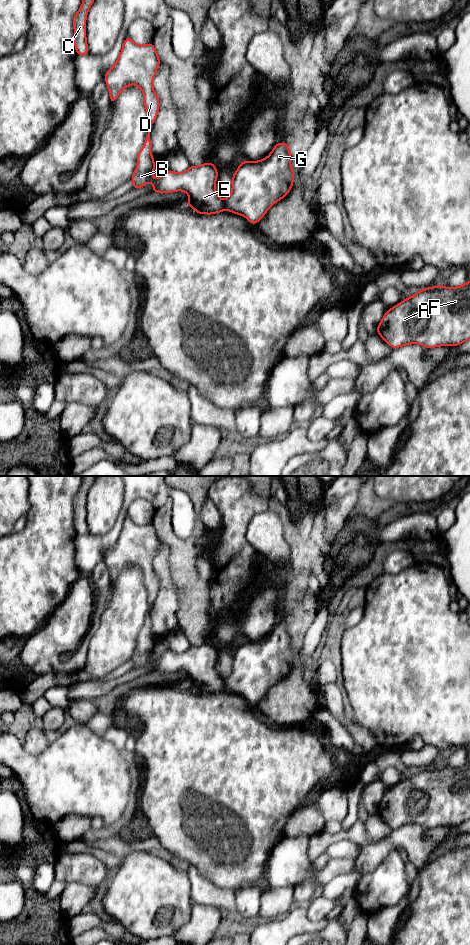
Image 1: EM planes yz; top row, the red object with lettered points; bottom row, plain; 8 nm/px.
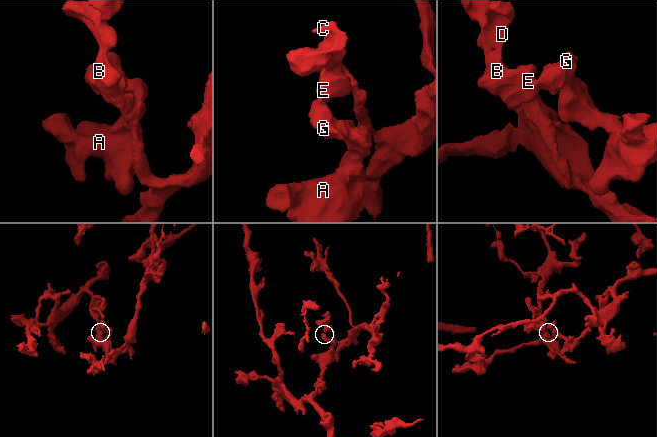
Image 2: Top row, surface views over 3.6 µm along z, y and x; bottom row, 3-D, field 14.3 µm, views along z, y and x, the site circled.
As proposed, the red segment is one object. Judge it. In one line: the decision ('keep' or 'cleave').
cleave

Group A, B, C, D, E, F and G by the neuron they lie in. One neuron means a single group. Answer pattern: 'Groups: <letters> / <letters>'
Groups: A F G / B C D E

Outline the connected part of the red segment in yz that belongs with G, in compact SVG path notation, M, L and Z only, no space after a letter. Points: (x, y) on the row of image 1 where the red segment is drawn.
M279 142L265 159L243 161L239 165L232 176L232 191L223 200L225 210L242 215L251 224L256 224L272 205L287 196L292 189L294 176L291 166L290 146Z

